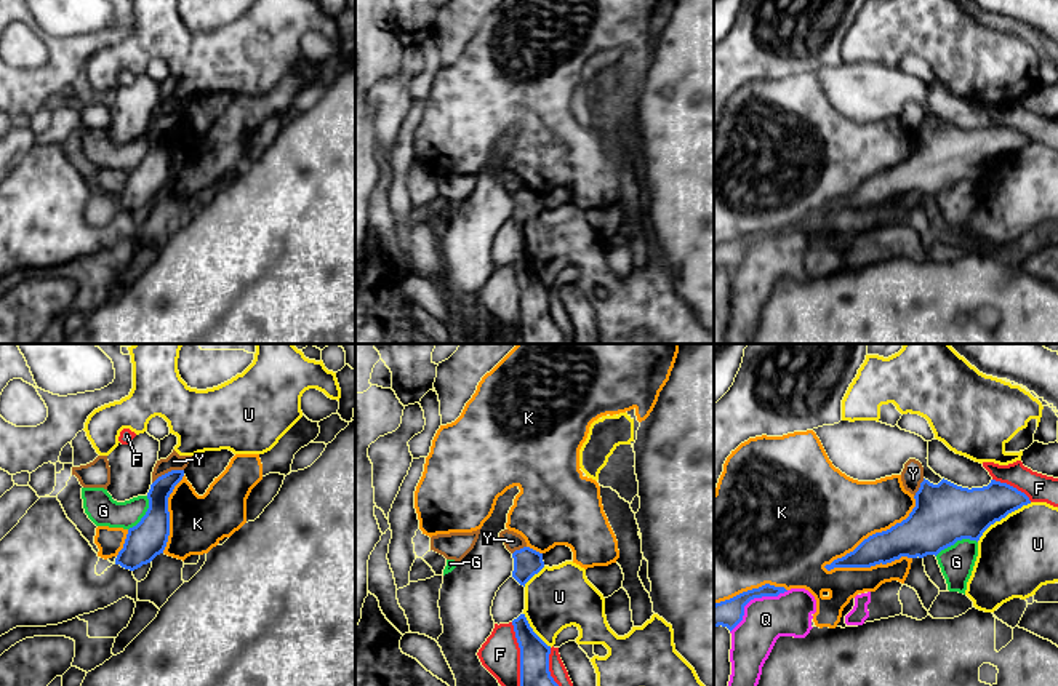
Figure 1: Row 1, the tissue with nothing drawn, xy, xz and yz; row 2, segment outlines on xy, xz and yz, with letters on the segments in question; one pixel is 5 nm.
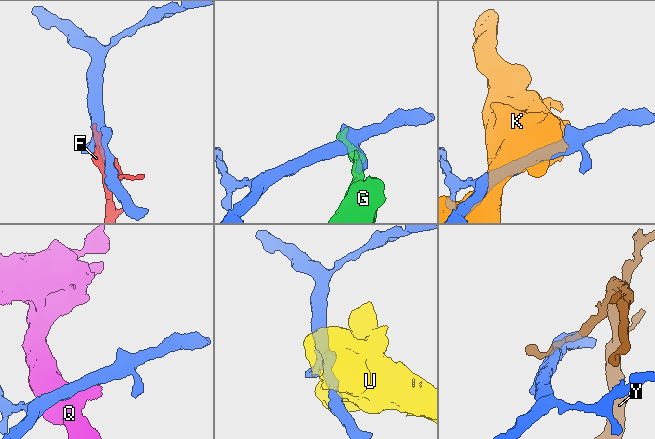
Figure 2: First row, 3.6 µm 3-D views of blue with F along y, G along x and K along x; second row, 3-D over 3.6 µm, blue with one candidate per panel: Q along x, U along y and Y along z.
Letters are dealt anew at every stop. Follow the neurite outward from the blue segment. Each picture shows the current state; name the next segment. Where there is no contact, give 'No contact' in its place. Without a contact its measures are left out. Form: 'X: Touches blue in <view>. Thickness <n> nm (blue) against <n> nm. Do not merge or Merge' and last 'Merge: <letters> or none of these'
F: Touches blue in xz. Thickness 140 nm (blue) against 200 nm. Do not merge
G: Touches blue in yz. Thickness 300 nm (blue) against 170 nm. Do not merge
K: Touches blue in yz. Thickness 240 nm (blue) against 420 nm. Do not merge
Q: Touches blue in yz. Thickness 140 nm (blue) against 220 nm. Do not merge
U: Touches blue in yz. Thickness 280 nm (blue) against 400 nm. Do not merge
Y: Touches blue in xy. Thickness 130 nm (blue) against 80 nm. Do not merge
Merge: none of these

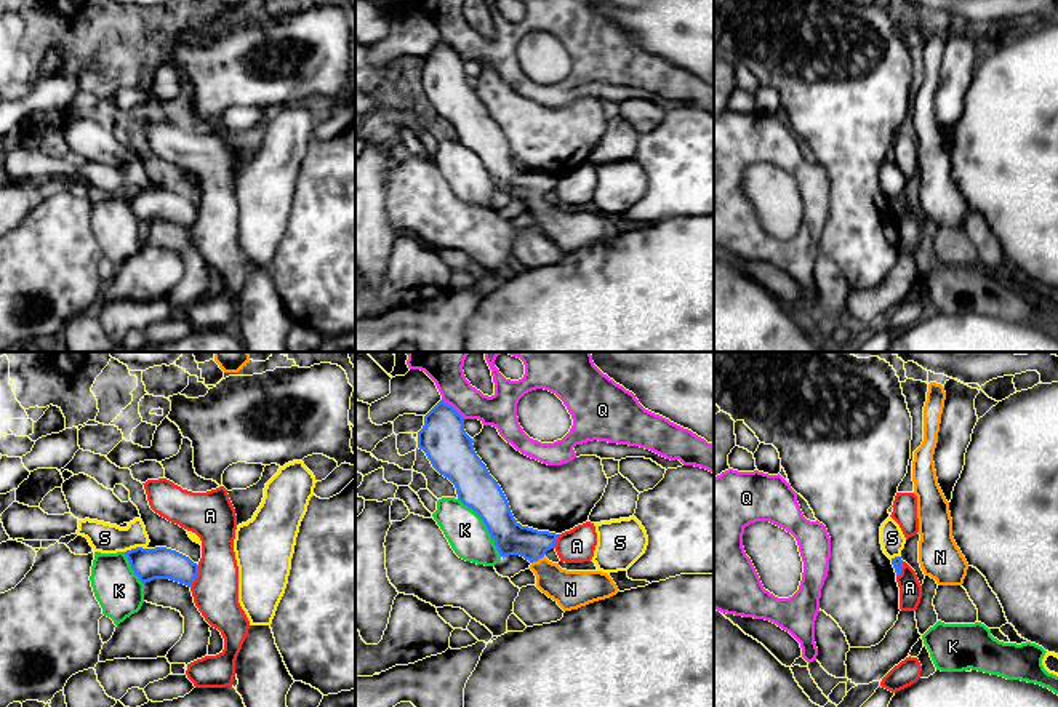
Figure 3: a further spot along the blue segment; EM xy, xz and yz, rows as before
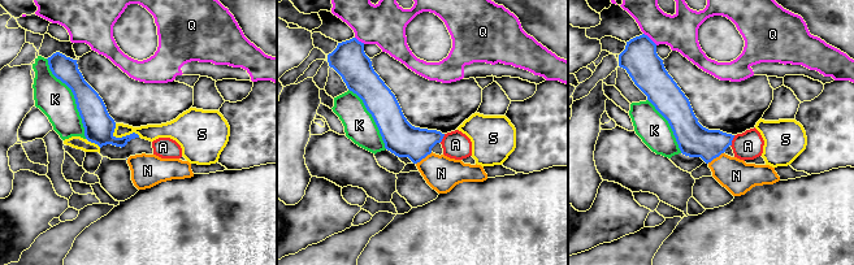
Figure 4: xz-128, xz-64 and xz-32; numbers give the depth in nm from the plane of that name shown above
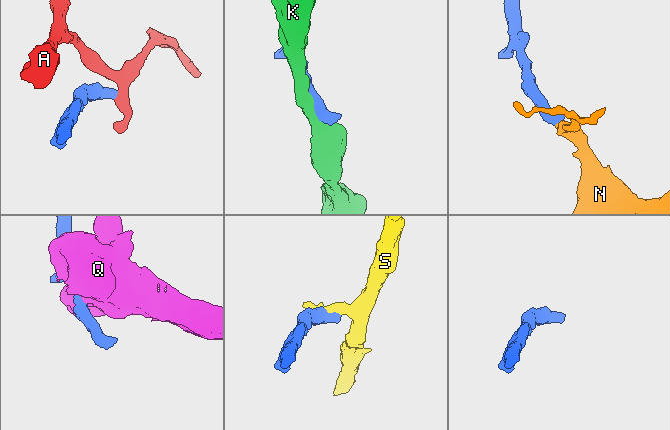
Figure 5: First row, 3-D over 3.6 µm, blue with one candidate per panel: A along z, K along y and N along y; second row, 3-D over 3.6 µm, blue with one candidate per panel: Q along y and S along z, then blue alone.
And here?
A: Touches blue in xy. Thickness 160 nm (blue) against 240 nm. Do not merge
K: Touches blue in xz. Thickness 200 nm (blue) against 200 nm. Do not merge
N: Touches blue in xz. Thickness 170 nm (blue) against 190 nm. Merge
Q: Touches blue in xz. Thickness 240 nm (blue) against 220 nm. Do not merge
S: Touches blue in xy. Thickness 160 nm (blue) against 150 nm. Do not merge
Merge: N

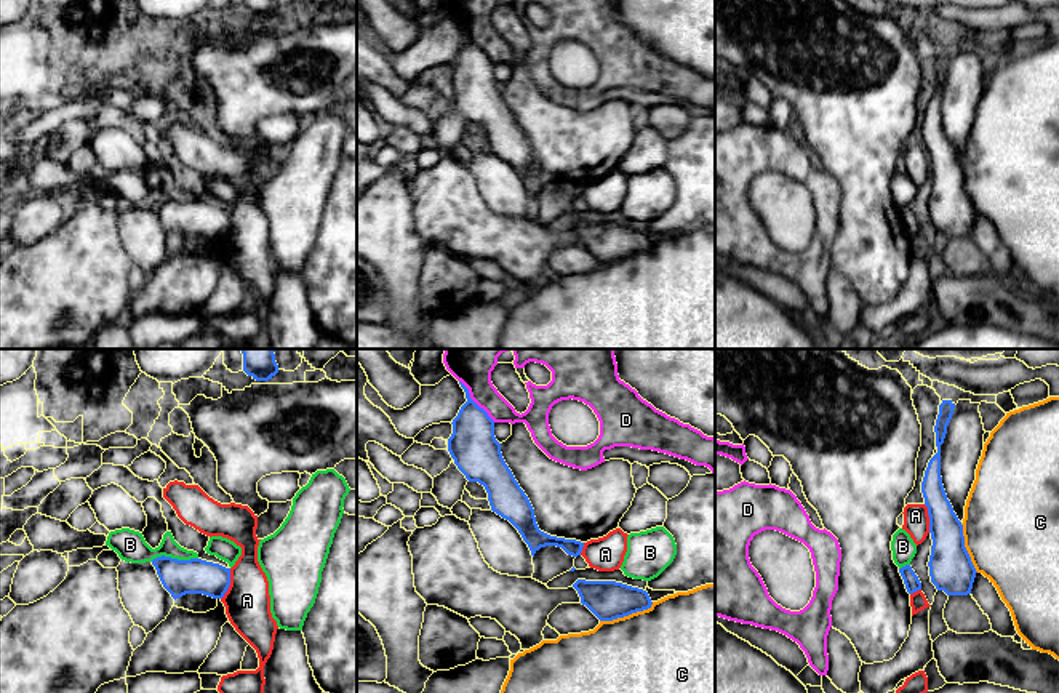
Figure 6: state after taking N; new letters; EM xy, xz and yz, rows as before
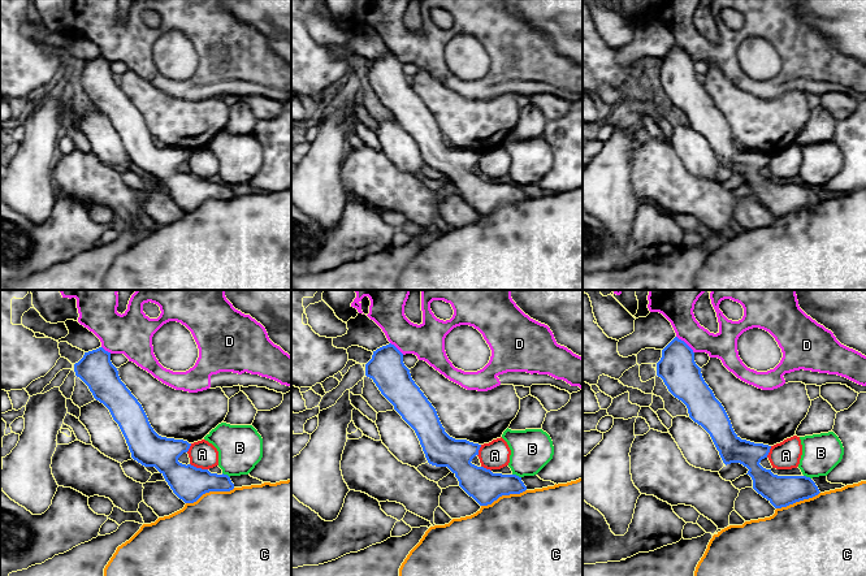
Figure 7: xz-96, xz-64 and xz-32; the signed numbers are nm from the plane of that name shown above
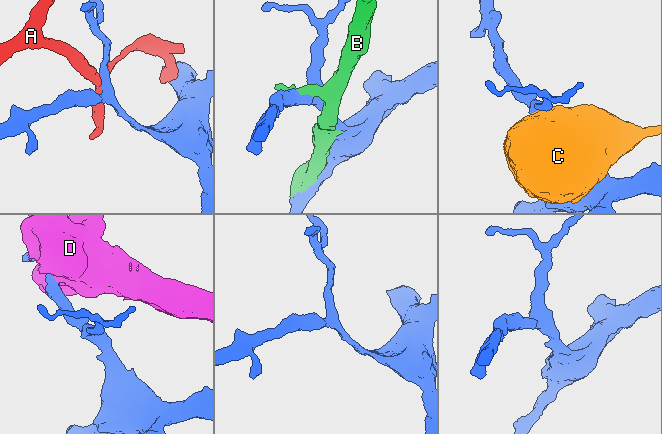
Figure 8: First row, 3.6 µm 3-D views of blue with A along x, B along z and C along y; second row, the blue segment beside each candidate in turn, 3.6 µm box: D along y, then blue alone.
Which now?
A: Touches blue in xy. Thickness 180 nm (blue) against 220 nm. Do not merge
B: Touches blue in xy. Thickness 180 nm (blue) against 150 nm. Do not merge
C: Touches blue in xz. Thickness 200 nm (blue) against 440 nm. Do not merge
D: Touches blue in xz. Thickness 240 nm (blue) against 280 nm. Do not merge
Merge: none of these

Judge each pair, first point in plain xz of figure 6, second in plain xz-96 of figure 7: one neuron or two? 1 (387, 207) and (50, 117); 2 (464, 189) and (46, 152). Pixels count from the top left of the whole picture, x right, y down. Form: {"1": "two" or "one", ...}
{"1": "one", "2": "two"}

